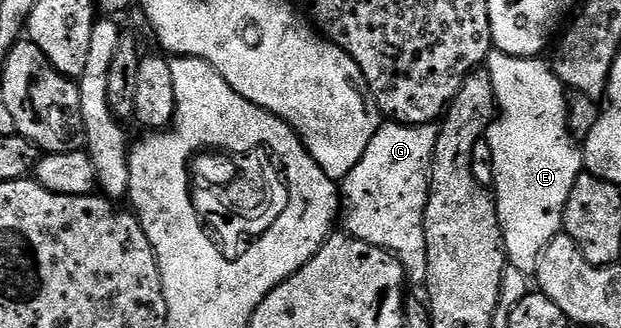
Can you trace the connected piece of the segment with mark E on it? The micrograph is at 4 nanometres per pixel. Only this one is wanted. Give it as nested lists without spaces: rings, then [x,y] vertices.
[[[492,49],[485,64],[485,70],[491,75],[497,104],[495,121],[485,136],[489,149],[493,149],[495,208],[499,211],[508,264],[526,273],[534,272],[539,263],[539,254],[547,248],[549,241],[553,241],[555,235],[562,232],[569,193],[573,193],[577,177],[585,171],[580,144],[567,128],[565,104],[568,92],[556,77],[552,64],[543,61],[539,57],[513,57],[504,51]]]

